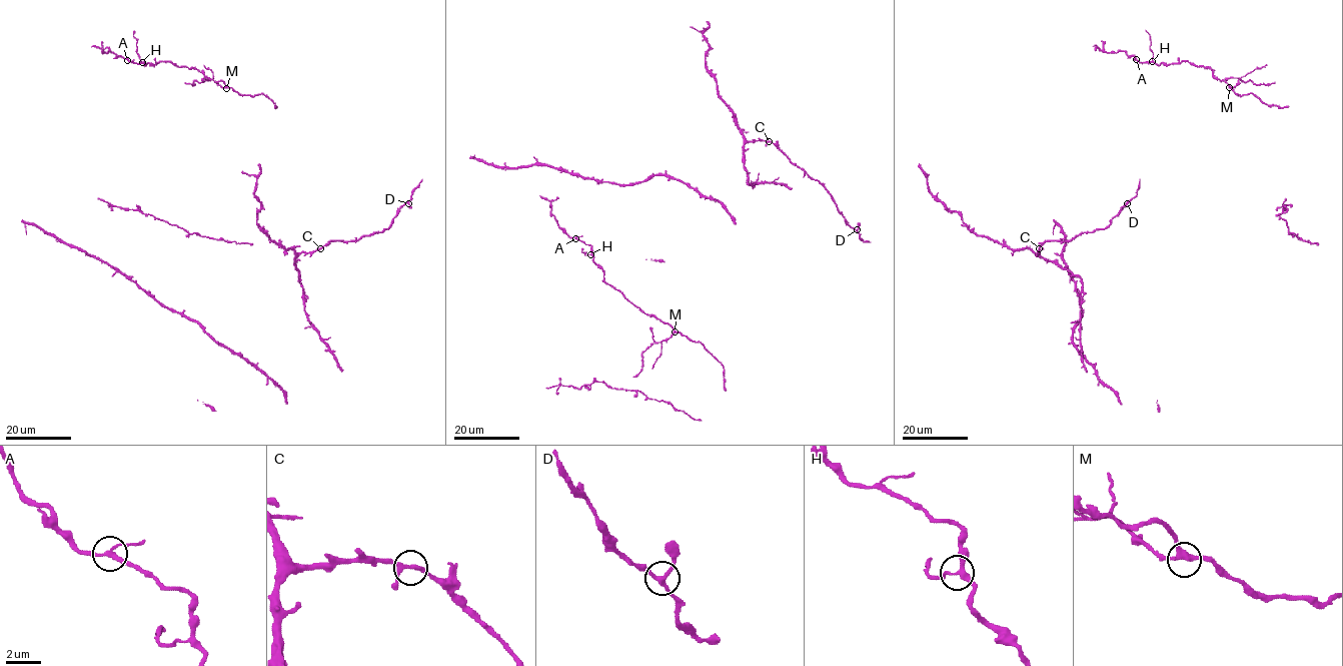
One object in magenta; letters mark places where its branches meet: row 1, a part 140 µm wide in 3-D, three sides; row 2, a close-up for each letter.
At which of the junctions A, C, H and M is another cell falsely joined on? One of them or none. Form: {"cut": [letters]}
{"cut": []}

